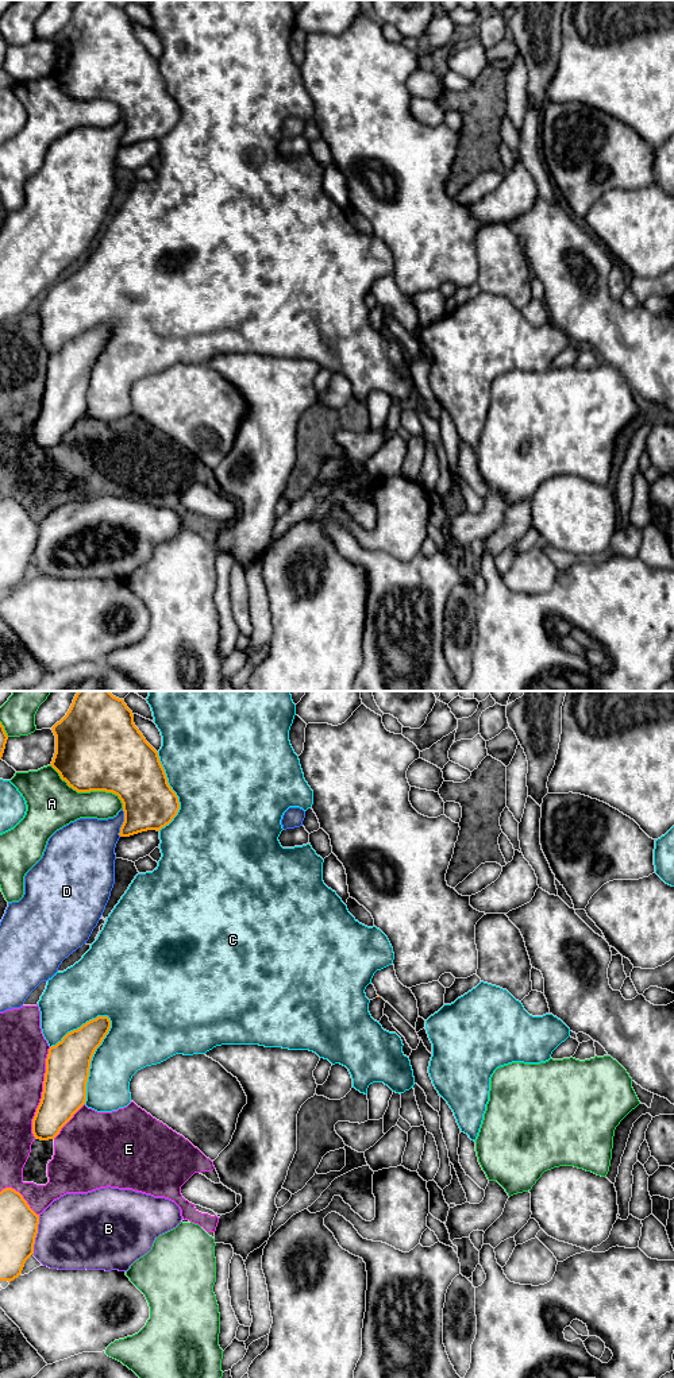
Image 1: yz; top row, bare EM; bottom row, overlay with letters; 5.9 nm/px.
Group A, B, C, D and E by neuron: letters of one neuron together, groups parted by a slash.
A / B / C / D / E

